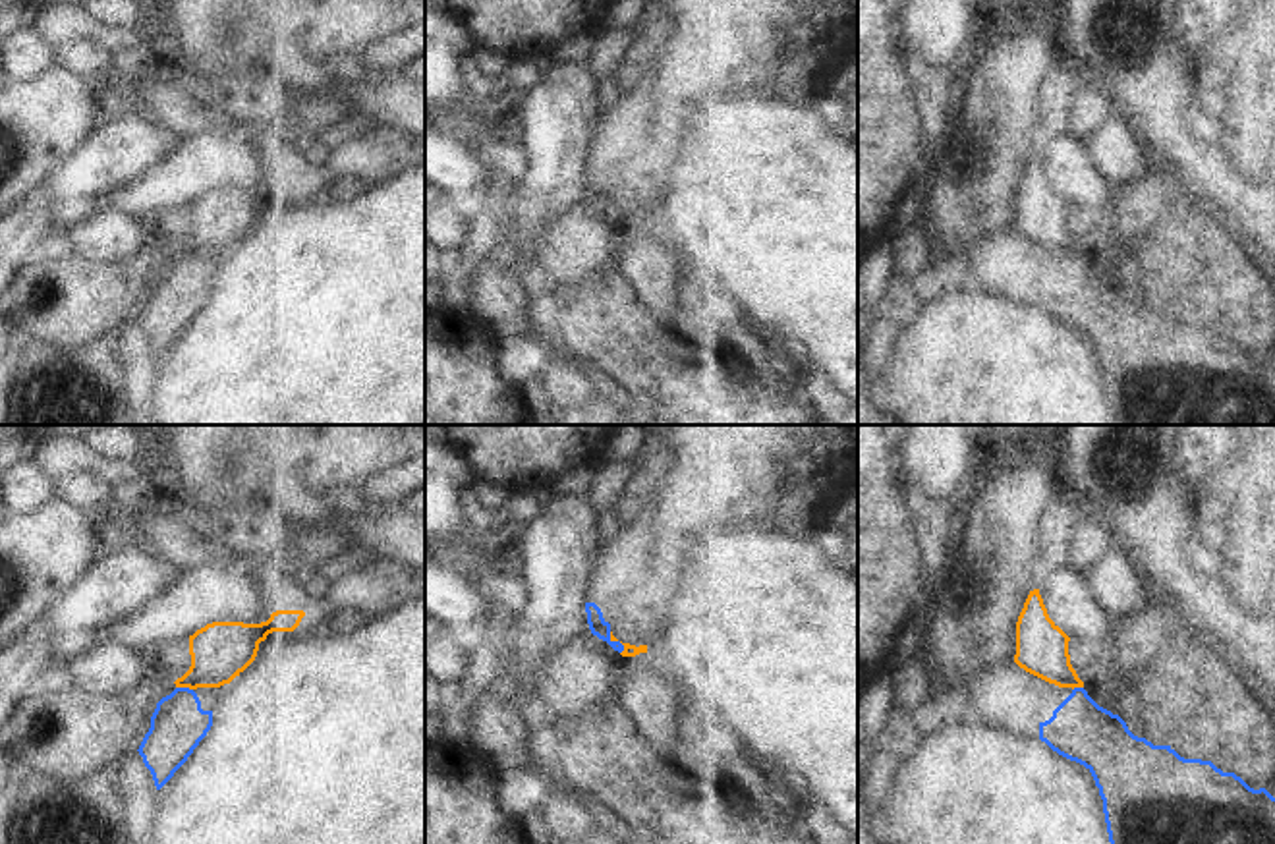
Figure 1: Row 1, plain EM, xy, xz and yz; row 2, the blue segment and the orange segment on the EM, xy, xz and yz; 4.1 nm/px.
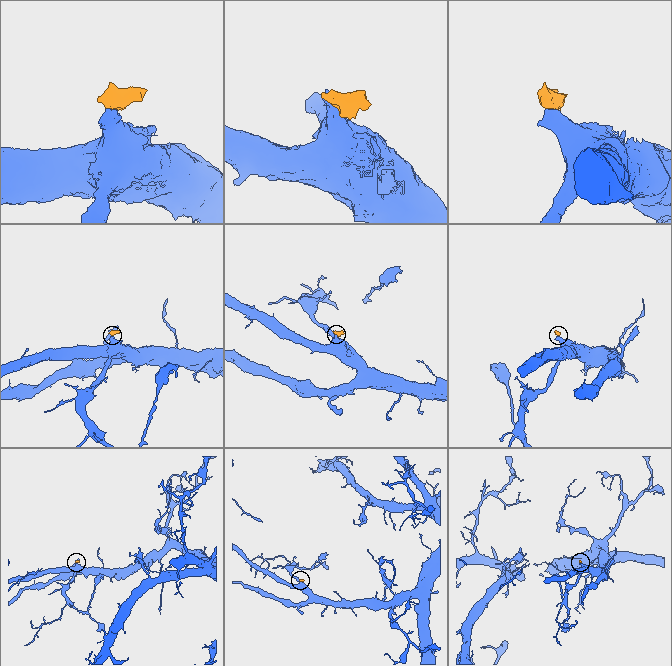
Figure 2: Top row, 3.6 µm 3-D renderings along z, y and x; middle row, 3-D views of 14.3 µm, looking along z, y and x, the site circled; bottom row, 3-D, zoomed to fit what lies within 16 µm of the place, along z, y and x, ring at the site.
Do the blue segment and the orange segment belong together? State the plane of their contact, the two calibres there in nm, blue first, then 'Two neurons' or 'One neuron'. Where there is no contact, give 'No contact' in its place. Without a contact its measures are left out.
Touches blue in xy. Thickness 220 nm (blue) against 240 nm. Two neurons.

